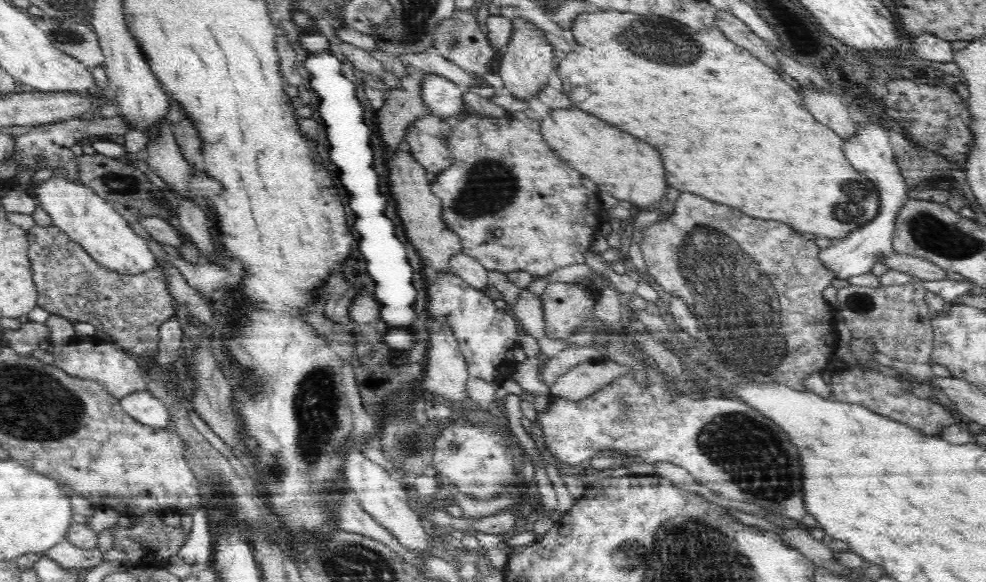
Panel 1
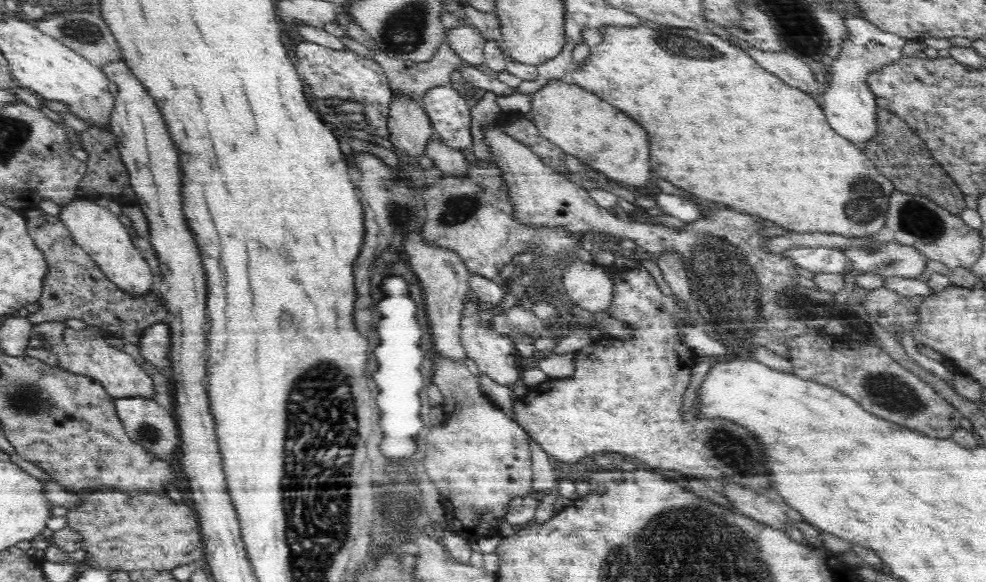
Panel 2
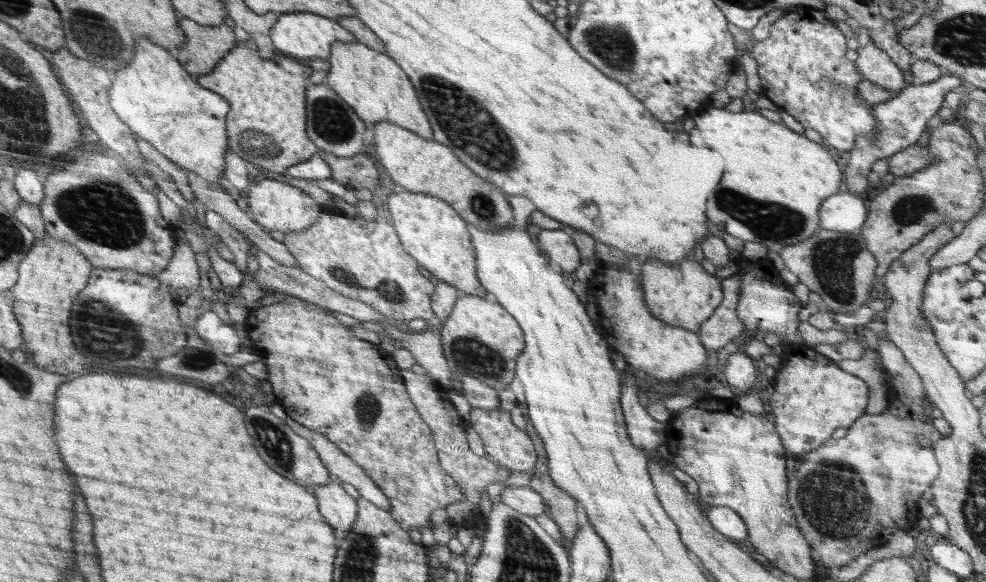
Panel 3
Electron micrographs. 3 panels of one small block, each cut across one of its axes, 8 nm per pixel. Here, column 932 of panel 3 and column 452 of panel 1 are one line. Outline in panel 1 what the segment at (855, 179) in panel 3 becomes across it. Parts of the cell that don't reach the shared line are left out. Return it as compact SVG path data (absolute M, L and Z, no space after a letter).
M430 73L421 81L424 104L433 110L434 115L440 119L463 116L462 112L467 107L463 99L463 86L442 75Z

